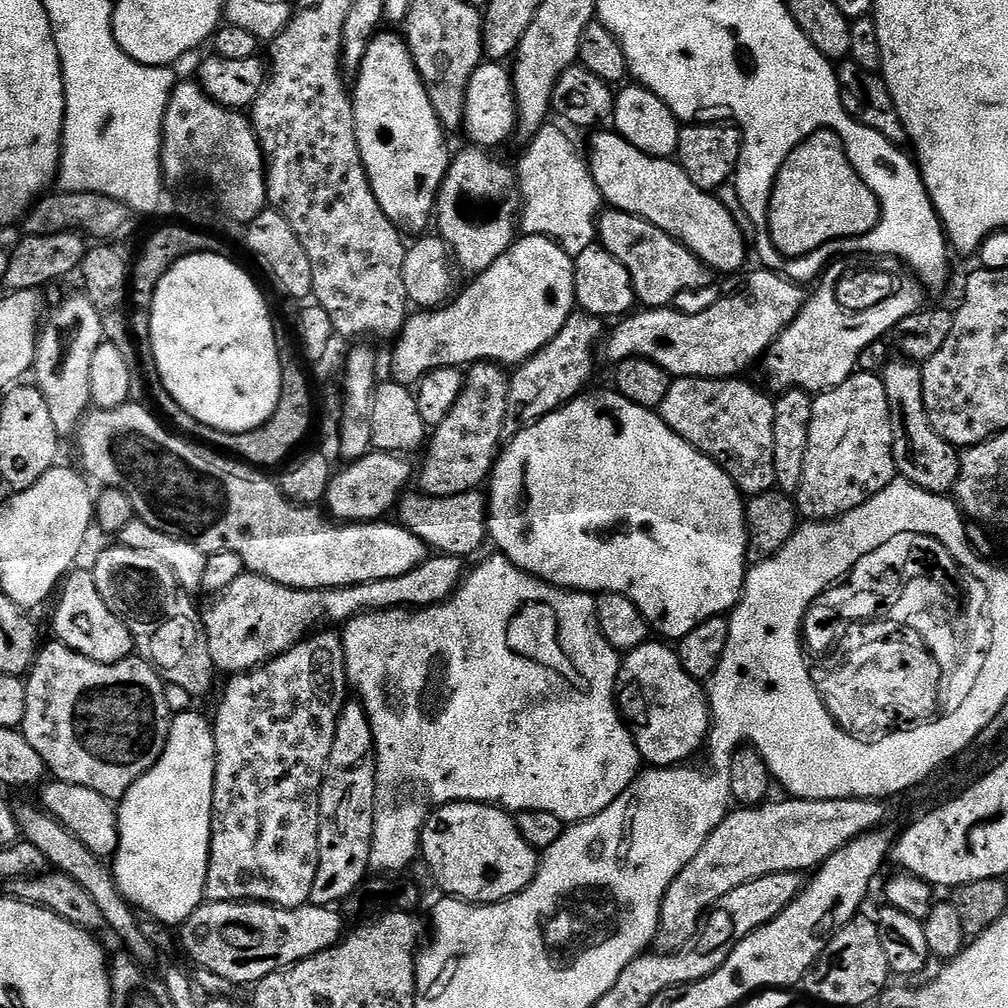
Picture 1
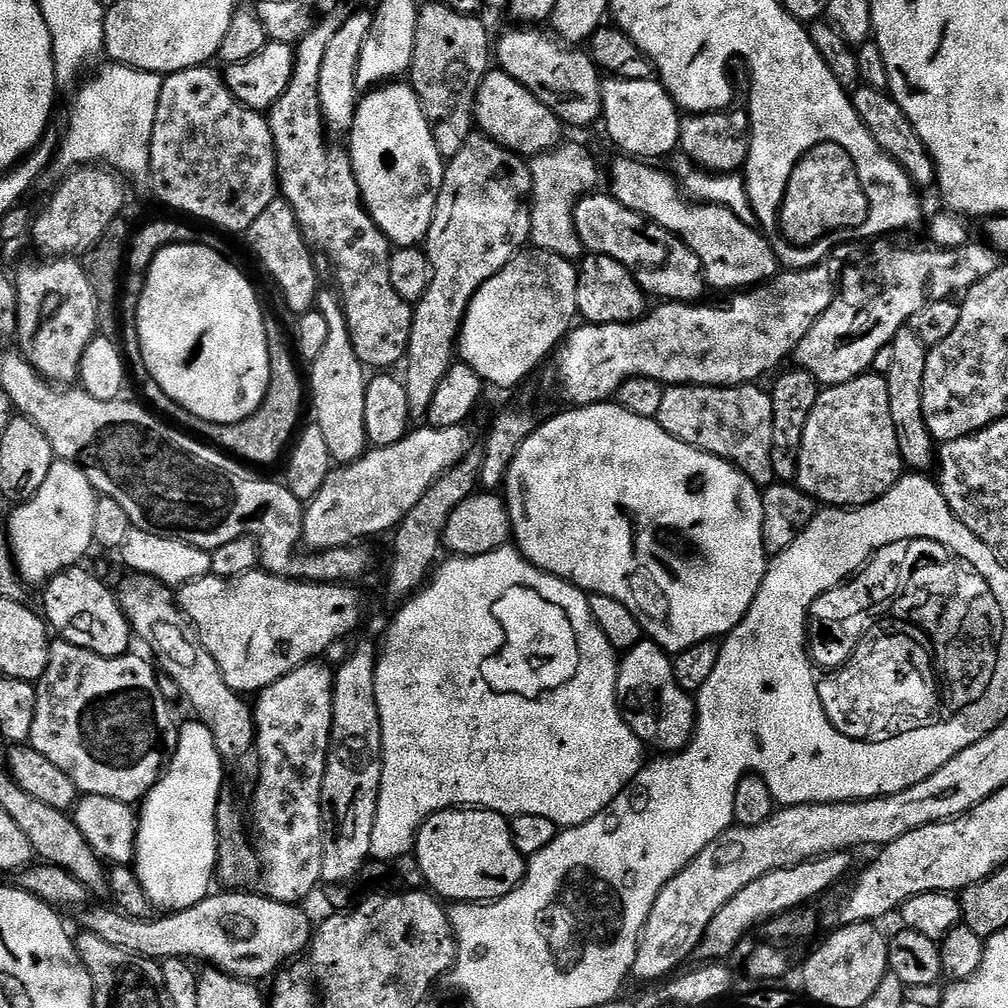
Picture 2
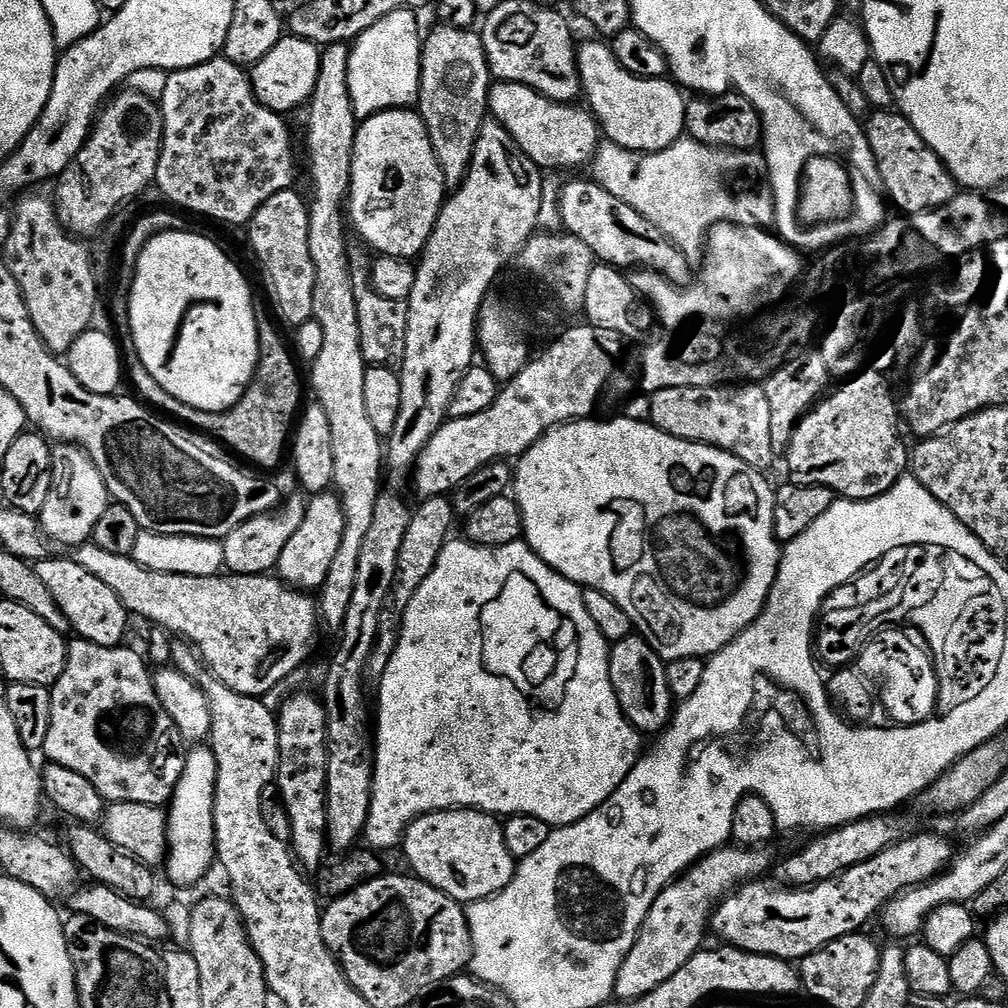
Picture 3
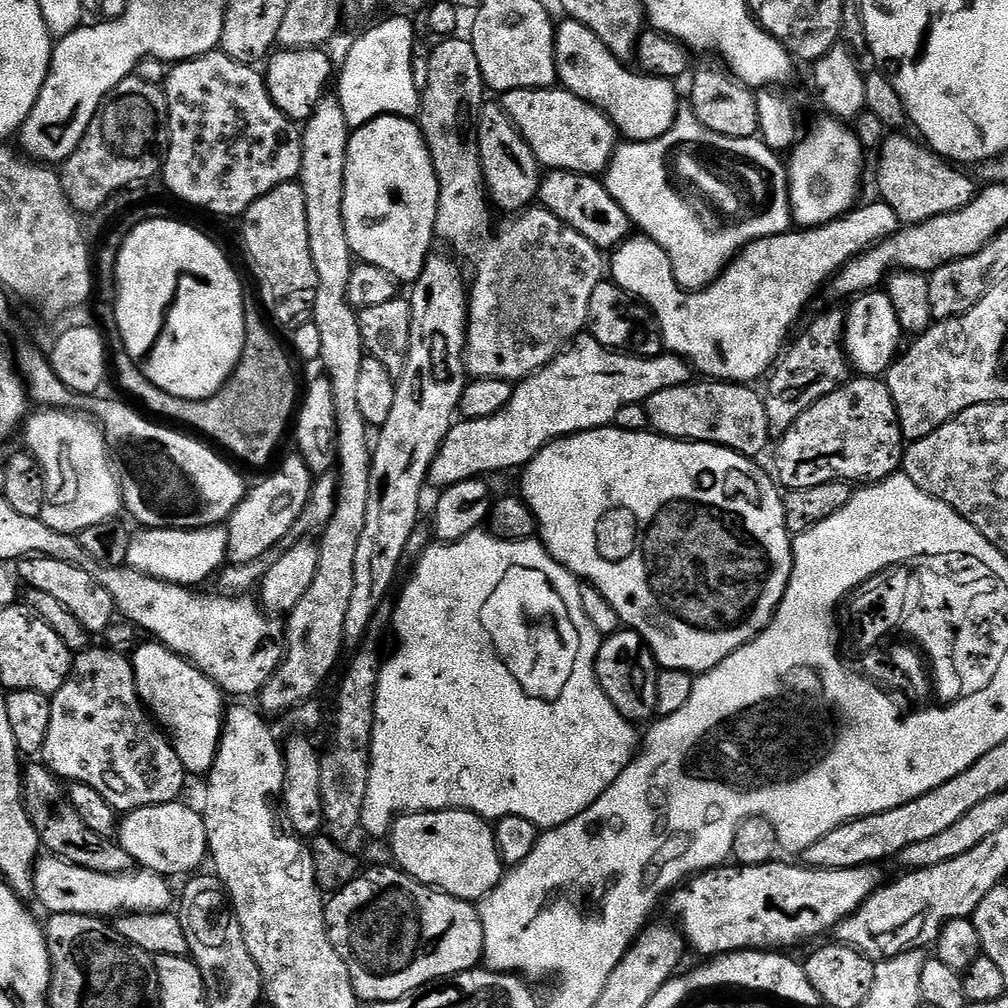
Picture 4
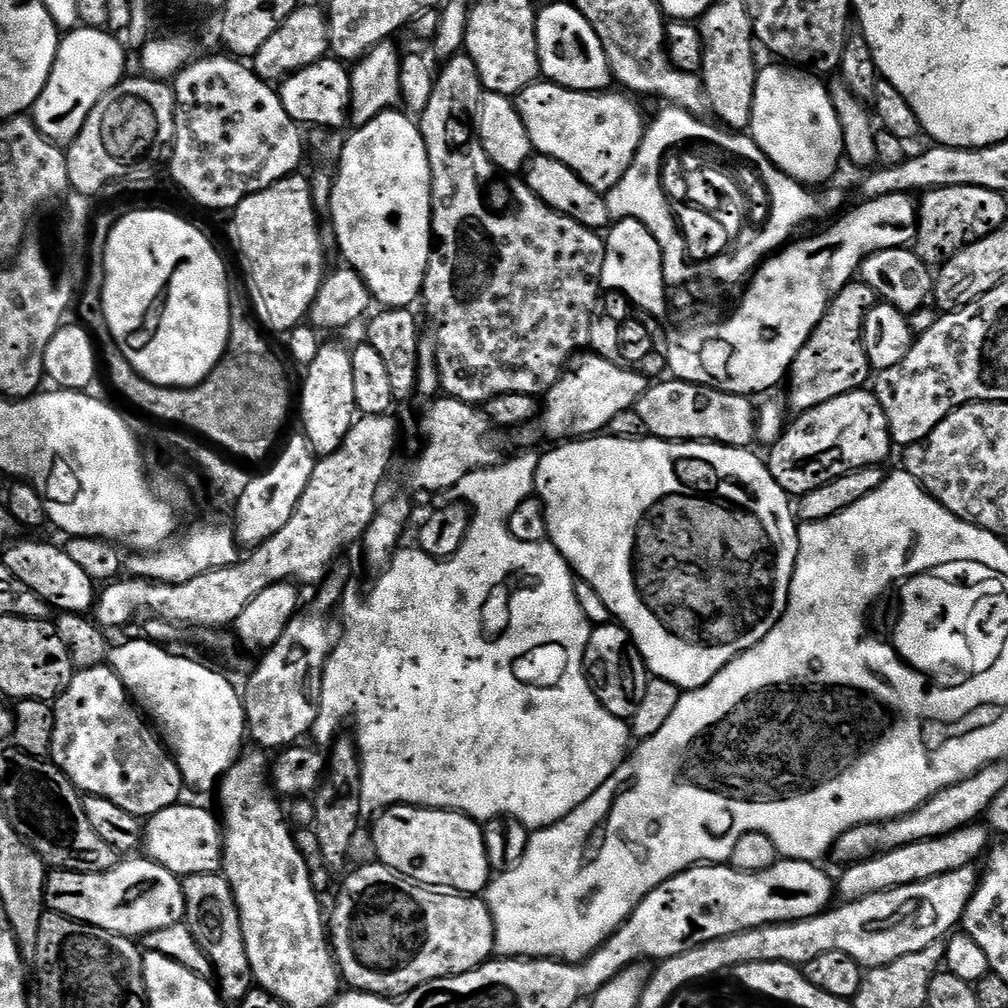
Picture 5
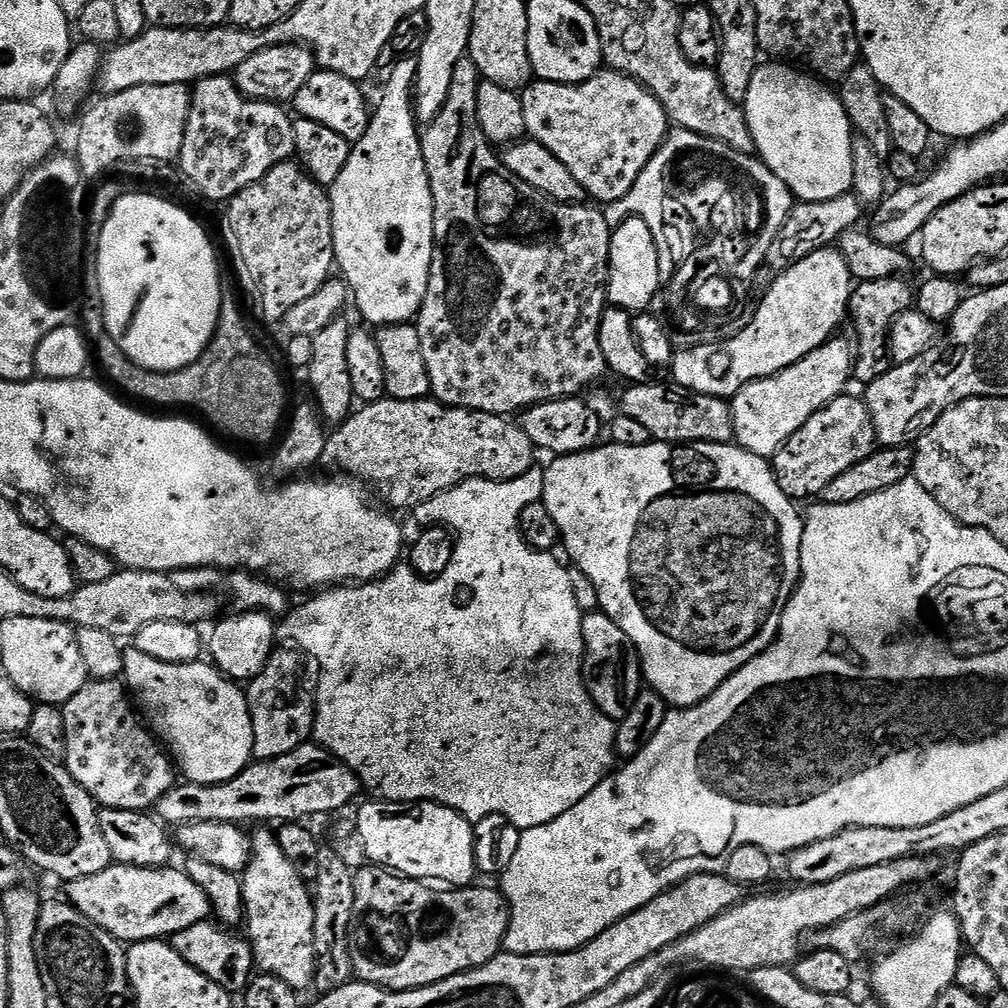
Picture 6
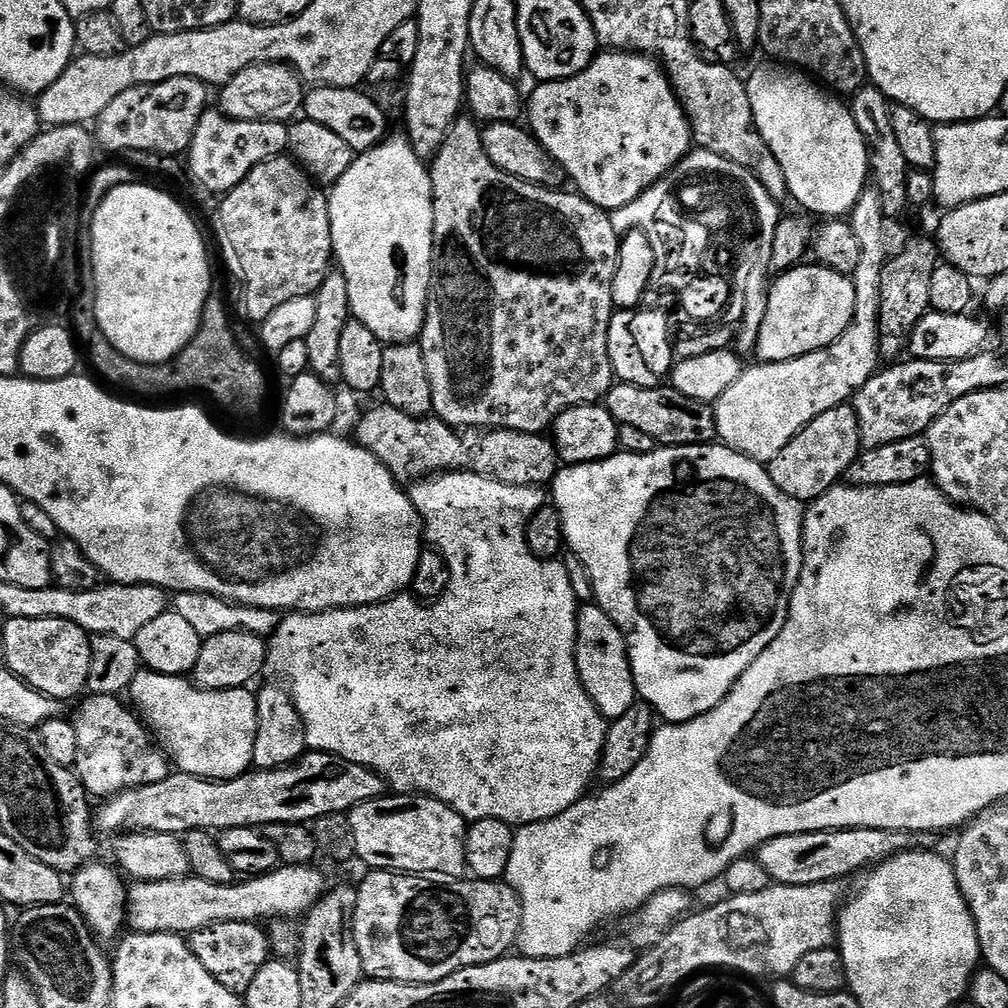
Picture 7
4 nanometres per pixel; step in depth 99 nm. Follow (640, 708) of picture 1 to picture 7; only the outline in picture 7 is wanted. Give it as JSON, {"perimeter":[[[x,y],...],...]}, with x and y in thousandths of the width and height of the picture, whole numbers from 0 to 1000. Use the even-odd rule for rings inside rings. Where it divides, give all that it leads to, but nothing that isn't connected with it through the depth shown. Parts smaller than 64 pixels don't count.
{"perimeter":[[[583,597],[571,609],[571,660],[577,681],[589,700],[606,716],[617,712],[632,697],[633,688],[623,652],[623,638],[615,623],[590,597]]]}

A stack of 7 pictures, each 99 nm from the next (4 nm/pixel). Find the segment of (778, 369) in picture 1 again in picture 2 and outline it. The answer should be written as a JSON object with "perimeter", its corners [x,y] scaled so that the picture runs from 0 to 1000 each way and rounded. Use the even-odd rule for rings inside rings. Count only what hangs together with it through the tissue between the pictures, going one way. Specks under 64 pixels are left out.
{"perimeter":[[[879,238],[868,239],[864,243],[865,250],[870,262],[880,266],[883,270],[888,270],[891,273],[891,278],[881,286],[875,286],[857,305],[830,297],[820,306],[818,312],[815,312],[815,314],[804,327],[804,331],[800,331],[800,335],[796,335],[796,339],[790,344],[789,360],[804,371],[808,371],[808,375],[815,383],[838,381],[849,373],[858,372],[864,366],[871,347],[875,343],[884,341],[891,327],[904,318],[906,312],[917,307],[922,298],[943,297],[945,294],[959,289],[974,276],[978,276],[978,273],[984,272],[994,260],[991,252],[975,241],[972,243],[961,240],[950,246],[922,246],[923,248],[915,249],[887,248],[881,241],[883,240]]]}

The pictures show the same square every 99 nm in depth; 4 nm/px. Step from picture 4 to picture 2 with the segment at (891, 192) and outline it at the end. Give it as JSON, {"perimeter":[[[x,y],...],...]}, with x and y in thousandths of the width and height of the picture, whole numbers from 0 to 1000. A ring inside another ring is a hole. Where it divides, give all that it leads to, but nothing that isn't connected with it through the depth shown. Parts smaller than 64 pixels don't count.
{"perimeter":[[[856,85],[848,88],[844,92],[844,97],[851,117],[857,122],[859,129],[867,133],[867,141],[871,141],[871,145],[875,145],[877,152],[887,157],[891,165],[895,165],[895,169],[899,171],[910,188],[926,186],[929,183],[929,163],[925,159],[925,154],[919,149],[915,137],[911,137],[907,125],[903,125],[903,117],[895,113],[891,101],[886,99],[880,90]]]}

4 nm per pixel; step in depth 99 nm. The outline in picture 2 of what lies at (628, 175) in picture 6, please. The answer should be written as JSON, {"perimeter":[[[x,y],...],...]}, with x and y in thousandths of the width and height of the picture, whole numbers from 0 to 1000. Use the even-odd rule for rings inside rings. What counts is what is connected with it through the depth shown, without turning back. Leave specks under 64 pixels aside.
{"perimeter":[[[485,69],[474,85],[470,123],[479,134],[490,140],[491,143],[497,143],[499,147],[504,147],[513,155],[521,157],[536,155],[548,147],[556,146],[558,142],[556,134],[562,130],[561,124],[552,116],[550,109],[546,109],[546,105],[539,103],[525,87],[518,85],[518,81],[506,77],[506,73],[495,69]]]}

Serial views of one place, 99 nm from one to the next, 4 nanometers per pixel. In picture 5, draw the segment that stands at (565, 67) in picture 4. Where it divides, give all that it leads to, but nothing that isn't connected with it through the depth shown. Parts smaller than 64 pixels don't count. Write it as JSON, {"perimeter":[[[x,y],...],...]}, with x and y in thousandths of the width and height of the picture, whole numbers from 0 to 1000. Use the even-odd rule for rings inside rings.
{"perimeter":[[[566,2],[537,7],[532,14],[532,33],[536,70],[541,80],[574,91],[597,91],[608,86],[601,50],[597,50],[589,26]]]}

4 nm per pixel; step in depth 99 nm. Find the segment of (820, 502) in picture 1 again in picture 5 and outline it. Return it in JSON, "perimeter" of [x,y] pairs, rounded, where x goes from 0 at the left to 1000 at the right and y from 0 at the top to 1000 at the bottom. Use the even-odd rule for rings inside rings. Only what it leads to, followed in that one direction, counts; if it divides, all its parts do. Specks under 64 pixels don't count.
{"perimeter":[[[865,387],[823,395],[823,399],[795,409],[789,416],[760,452],[768,478],[786,494],[799,492],[804,486],[852,464],[876,461],[876,456],[887,447],[879,407],[875,407],[875,399],[871,399]]]}

